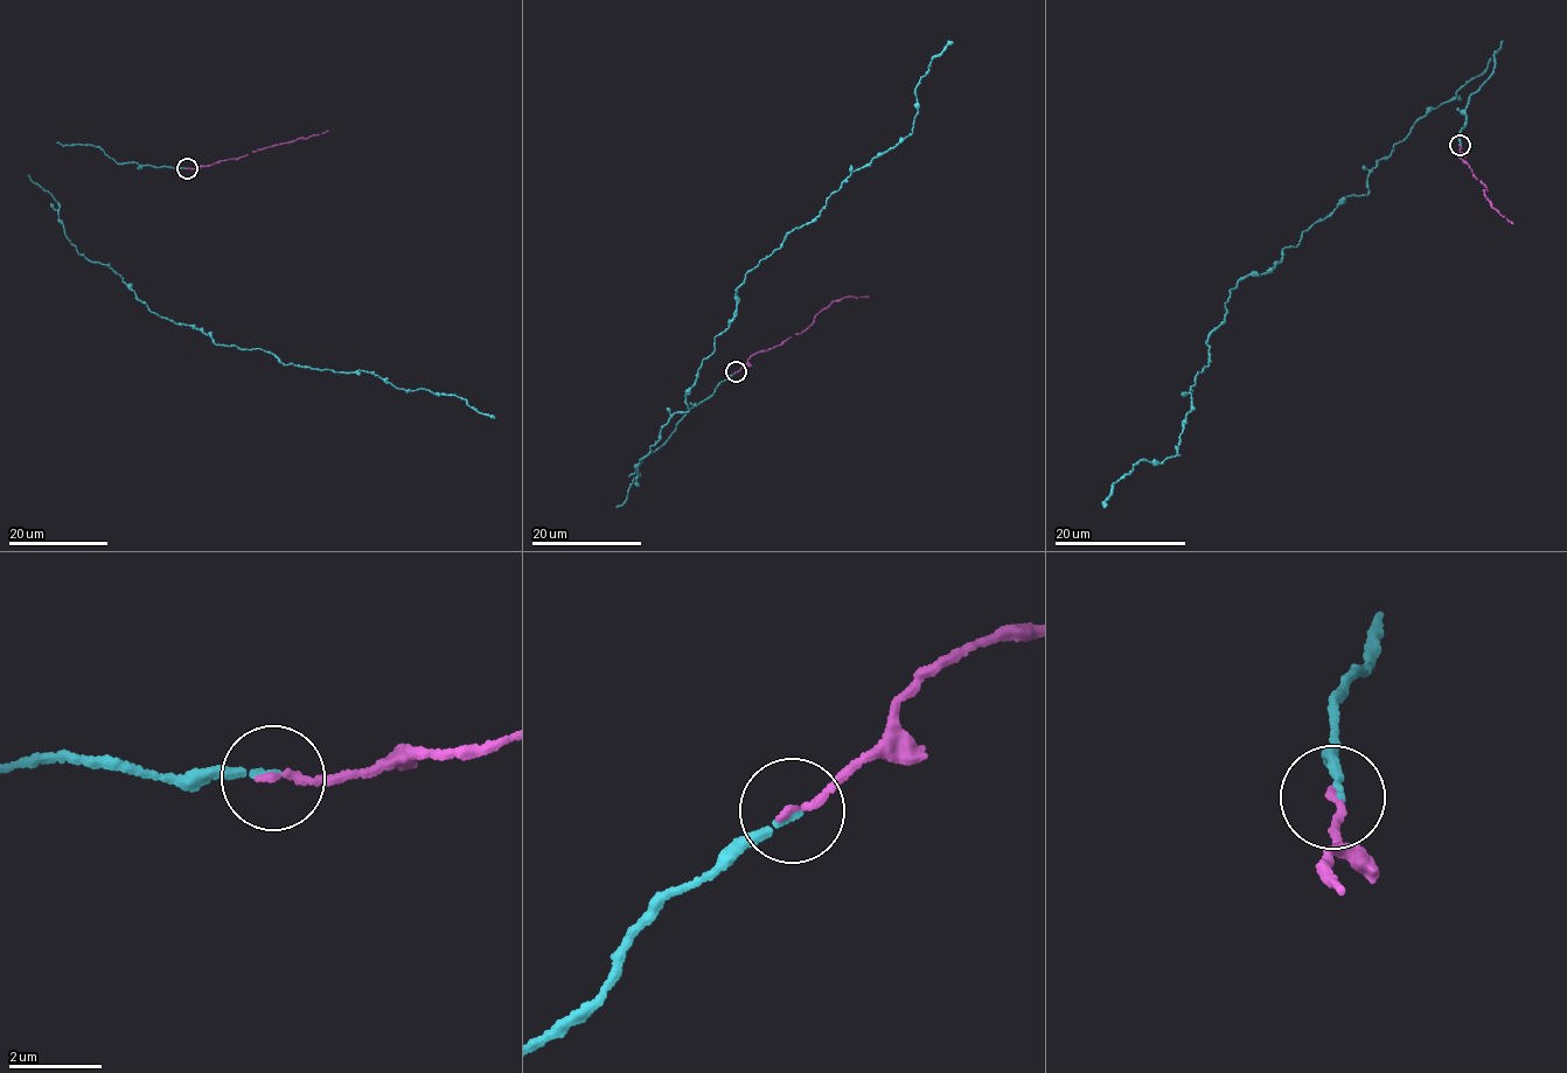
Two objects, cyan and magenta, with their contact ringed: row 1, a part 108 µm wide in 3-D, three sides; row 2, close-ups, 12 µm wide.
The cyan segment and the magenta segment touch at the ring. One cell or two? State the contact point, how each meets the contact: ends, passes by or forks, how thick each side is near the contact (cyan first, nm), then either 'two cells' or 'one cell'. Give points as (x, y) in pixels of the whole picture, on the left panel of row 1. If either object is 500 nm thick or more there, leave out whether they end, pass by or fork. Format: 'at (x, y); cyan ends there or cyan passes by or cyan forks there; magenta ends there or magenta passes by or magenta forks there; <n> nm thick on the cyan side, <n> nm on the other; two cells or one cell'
at (187, 168); cyan ends there; magenta ends there; 170 nm thick on the cyan side, 160 nm on the other; one cell

